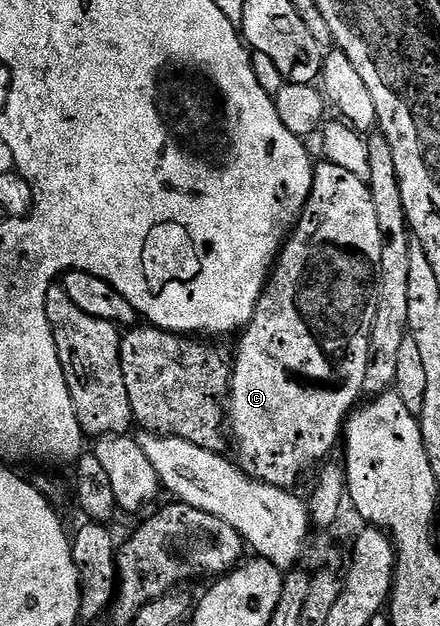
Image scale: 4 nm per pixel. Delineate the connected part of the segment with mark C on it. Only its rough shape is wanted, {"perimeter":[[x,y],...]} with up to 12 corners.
{"perimeter":[[327,161],[234,351],[238,466],[292,489],[364,395],[382,233]]}

